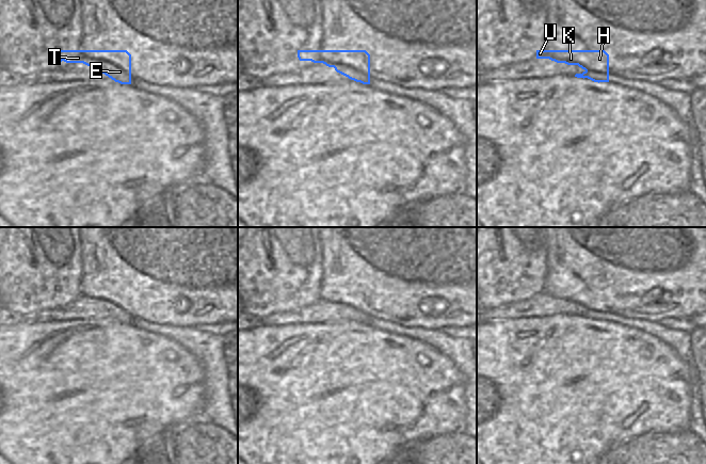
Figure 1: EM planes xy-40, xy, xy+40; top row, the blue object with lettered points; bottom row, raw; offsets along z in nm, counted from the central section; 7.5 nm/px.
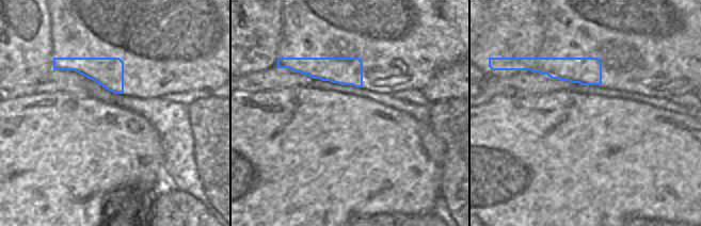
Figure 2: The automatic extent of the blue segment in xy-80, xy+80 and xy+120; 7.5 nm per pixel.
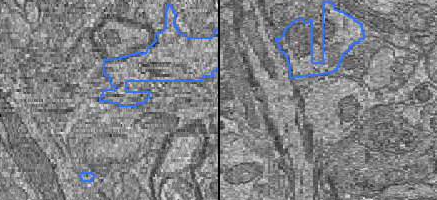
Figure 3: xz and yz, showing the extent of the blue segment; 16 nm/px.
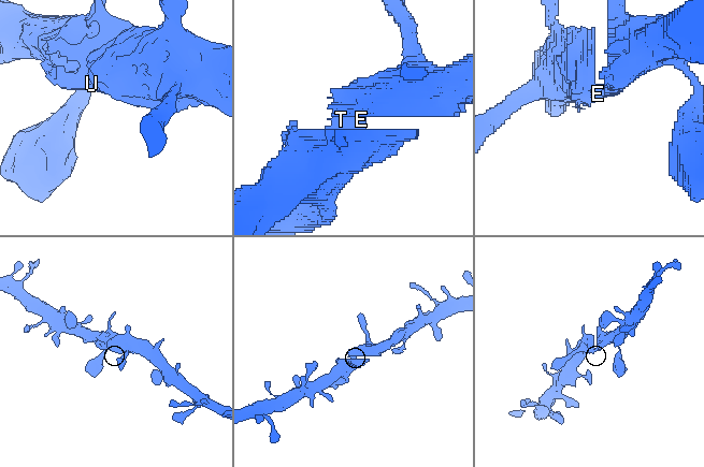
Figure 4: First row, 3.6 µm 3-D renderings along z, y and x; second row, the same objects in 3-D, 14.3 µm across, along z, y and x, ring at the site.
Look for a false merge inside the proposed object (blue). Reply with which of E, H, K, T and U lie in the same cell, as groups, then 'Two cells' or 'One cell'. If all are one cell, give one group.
Groups: E H K T U. One cell

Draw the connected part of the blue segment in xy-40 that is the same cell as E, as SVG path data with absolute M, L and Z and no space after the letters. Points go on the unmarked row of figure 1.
M50 289L51 302L83 302L115 321L131 323L131 293L127 289Z

